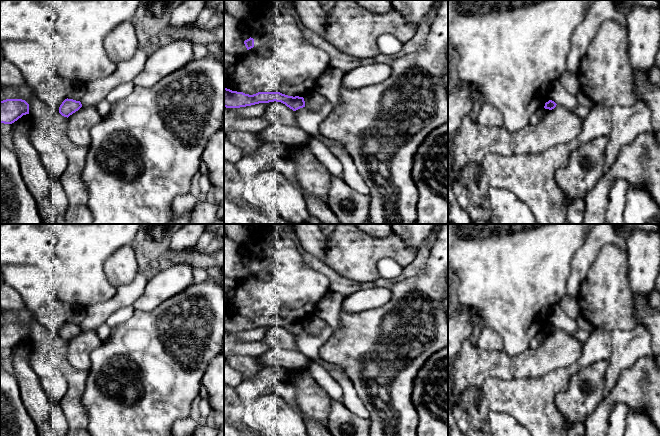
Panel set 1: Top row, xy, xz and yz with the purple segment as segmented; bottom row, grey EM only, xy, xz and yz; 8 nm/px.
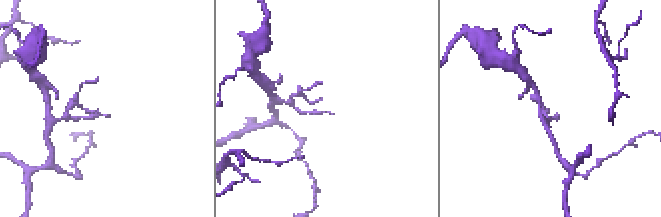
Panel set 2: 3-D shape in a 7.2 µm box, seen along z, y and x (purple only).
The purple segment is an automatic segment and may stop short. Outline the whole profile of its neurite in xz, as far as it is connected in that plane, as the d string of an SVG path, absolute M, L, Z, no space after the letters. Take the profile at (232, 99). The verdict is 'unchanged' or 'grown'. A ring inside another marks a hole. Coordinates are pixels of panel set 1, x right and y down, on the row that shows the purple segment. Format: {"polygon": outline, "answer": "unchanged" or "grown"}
{"polygon": "M224 88L224 107L226 108L240 108L274 101L285 104L293 111L305 107L304 98L299 96L288 96L280 92L258 92L249 95Z", "answer": "unchanged"}

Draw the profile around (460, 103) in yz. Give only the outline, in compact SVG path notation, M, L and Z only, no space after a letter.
M460 83L455 93L448 94L448 136L455 133L462 119L469 115L475 94L476 88L469 83Z

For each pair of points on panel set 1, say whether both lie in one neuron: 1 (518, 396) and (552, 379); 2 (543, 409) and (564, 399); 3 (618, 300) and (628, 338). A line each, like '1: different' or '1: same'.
1: same
2: different
3: different

